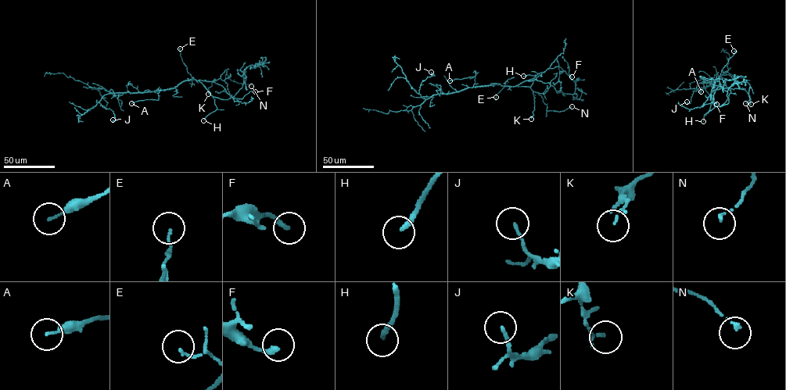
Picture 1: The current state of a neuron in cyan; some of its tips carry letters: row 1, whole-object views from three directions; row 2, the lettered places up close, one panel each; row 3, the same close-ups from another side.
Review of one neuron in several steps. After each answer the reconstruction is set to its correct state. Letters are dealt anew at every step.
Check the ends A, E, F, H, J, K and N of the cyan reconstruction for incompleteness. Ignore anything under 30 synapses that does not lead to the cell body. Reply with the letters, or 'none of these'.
H

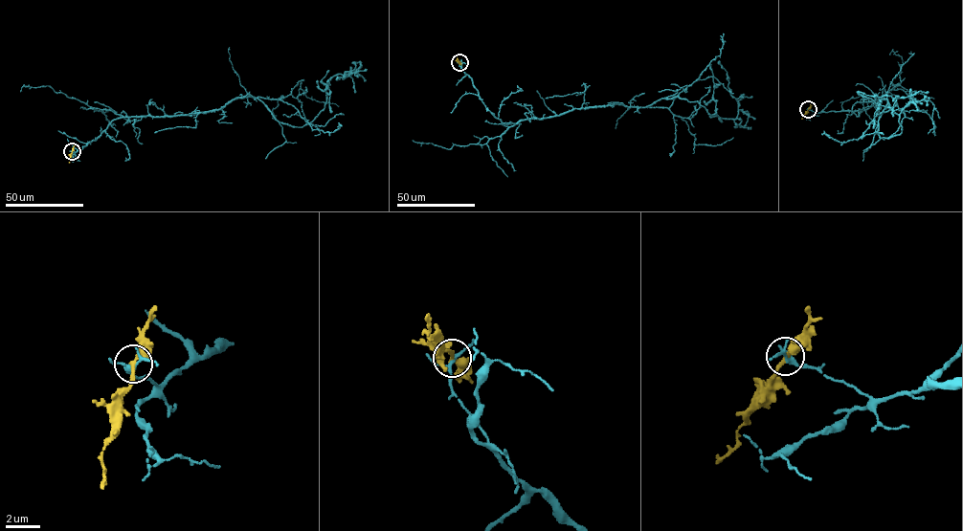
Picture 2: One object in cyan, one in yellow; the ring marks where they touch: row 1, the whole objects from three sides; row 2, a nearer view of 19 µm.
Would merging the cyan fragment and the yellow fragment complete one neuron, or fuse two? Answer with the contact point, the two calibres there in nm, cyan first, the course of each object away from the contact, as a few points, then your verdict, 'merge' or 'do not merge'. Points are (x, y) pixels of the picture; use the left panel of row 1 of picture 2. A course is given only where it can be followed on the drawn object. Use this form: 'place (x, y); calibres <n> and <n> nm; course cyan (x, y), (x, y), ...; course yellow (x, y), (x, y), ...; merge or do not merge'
place (72, 151); calibres 170 and 260 nm; course cyan (72, 151), (114, 120), (212, 111), (239, 97), (302, 126), (324, 108), (329, 80), (351, 73), (336, 79); course yellow (72, 151), (69, 163); merge

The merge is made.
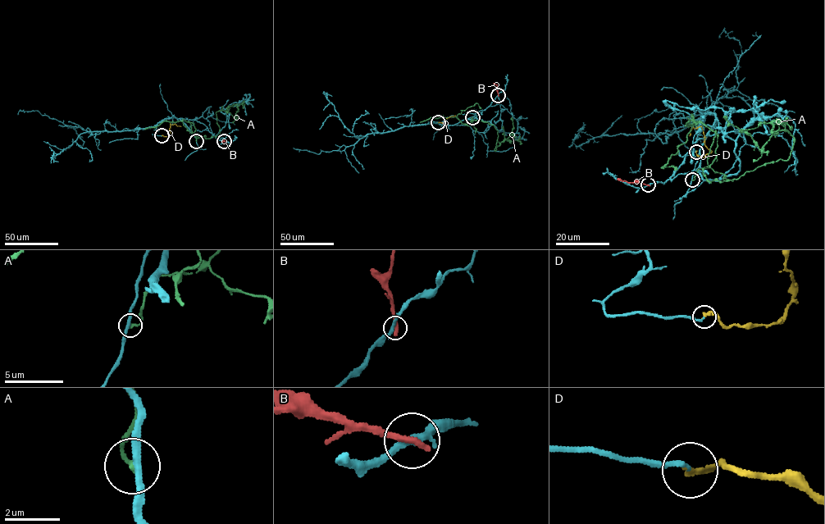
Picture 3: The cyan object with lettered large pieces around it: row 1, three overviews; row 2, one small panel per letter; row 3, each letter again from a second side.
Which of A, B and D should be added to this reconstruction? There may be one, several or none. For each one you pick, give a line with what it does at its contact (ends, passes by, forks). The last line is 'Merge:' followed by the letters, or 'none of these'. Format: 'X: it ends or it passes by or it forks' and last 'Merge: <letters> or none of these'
D: it ends
Merge: D

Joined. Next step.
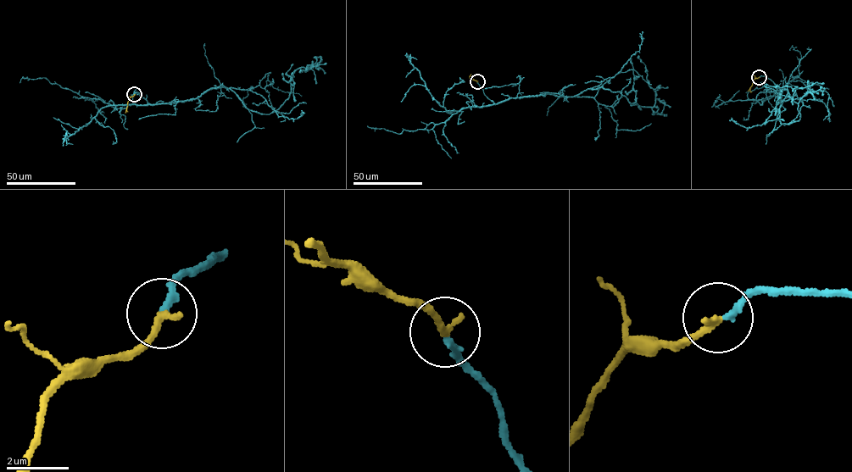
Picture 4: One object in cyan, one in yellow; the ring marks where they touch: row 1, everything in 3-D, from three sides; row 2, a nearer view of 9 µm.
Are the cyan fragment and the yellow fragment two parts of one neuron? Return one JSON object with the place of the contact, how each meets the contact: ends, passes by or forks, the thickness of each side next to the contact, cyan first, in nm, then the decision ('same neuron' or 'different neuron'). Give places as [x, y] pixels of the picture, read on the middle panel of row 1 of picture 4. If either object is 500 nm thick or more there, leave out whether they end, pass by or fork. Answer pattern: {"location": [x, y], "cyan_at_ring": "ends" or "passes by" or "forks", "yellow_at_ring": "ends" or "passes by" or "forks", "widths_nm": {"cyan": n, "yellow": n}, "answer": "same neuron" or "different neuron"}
{"location": [477, 81], "cyan_at_ring": "ends", "yellow_at_ring": "ends", "widths_nm": {"cyan": 240, "yellow": 260}, "answer": "same neuron"}

